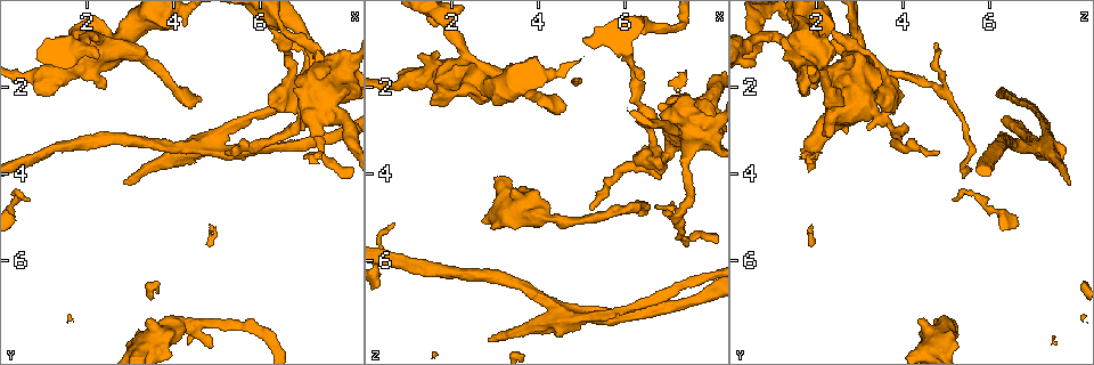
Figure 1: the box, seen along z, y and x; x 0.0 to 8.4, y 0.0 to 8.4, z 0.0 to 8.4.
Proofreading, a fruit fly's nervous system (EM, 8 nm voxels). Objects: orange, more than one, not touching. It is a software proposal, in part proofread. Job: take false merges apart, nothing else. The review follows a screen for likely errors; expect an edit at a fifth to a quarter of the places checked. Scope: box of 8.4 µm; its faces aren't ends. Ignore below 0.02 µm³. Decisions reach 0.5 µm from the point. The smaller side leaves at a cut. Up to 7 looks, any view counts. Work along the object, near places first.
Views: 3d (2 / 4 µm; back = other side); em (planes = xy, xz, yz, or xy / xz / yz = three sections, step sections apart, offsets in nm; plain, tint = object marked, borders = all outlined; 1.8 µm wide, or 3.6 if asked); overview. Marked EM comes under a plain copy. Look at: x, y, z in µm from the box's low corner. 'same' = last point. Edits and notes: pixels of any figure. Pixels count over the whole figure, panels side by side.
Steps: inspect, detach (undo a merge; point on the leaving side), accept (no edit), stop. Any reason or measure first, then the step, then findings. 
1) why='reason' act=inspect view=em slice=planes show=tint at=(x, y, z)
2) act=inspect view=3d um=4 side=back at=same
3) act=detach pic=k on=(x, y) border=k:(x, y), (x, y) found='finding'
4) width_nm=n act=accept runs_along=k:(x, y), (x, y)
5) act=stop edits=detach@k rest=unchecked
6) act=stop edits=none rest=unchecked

why='calibre changes' act=inspect view=3d um=4 at=(2.25, 0.90, 1.50)

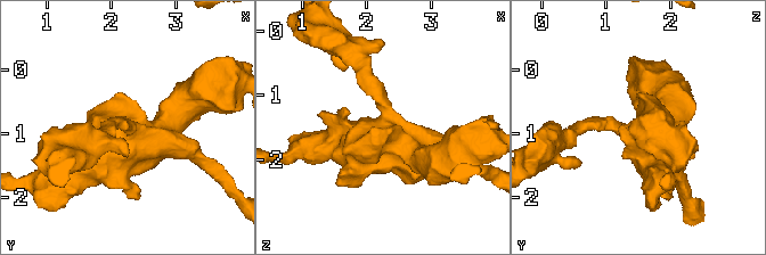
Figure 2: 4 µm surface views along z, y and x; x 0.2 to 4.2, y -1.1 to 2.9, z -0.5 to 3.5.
why='shape alone is not enough' act=inspect view=em um=3.6 slice=planes show=tint at=(2.30, 0.95, 1.55)

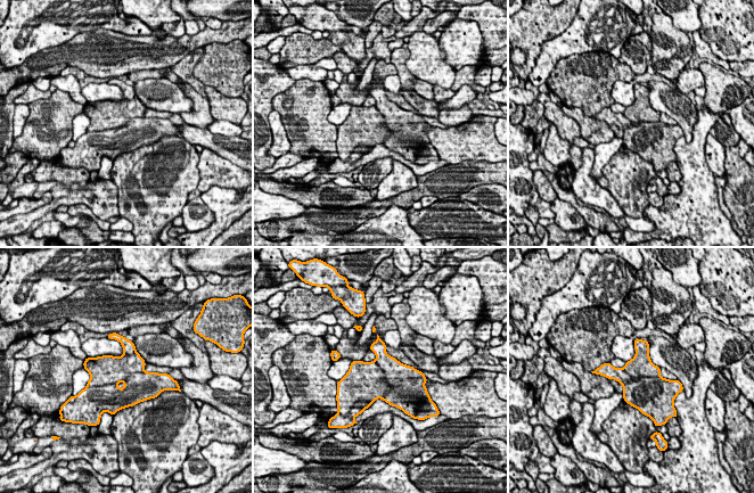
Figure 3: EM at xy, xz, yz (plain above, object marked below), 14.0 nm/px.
width_nm=550 act=accept found='one neuron here'

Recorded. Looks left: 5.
why='thin arm on a thick one' act=inspect view=em slice=planes show=tint at=(7.05, 2.75, 3.55)

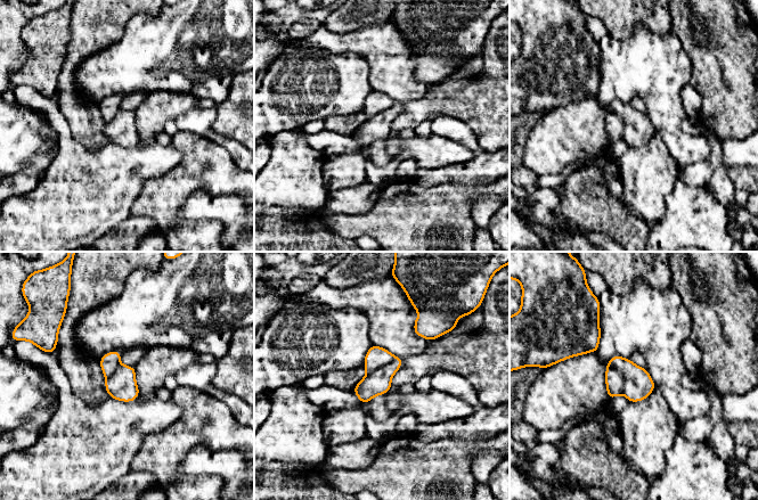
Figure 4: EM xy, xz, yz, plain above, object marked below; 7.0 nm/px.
width_nm=220 act=detach pic=4 on=(638, 385) found='a second neuron is stuck on'

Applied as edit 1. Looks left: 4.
why='three-way junction' act=inspect view=em slice=planes show=tint at=(4.75, 3.30, 7.35)

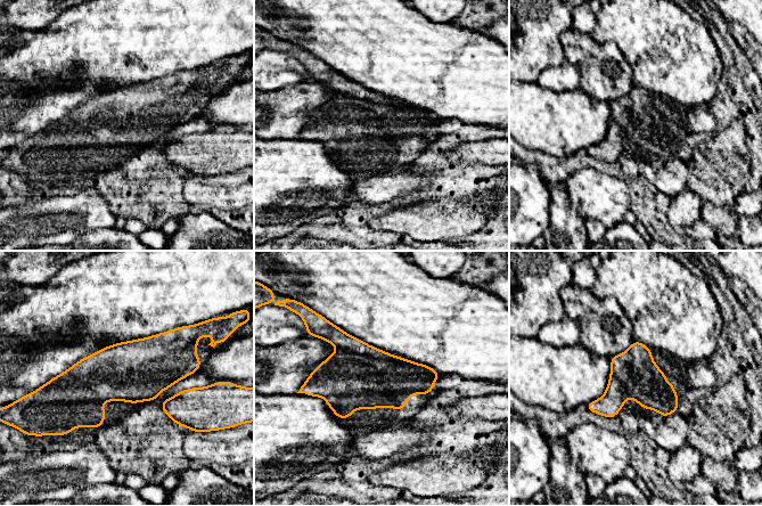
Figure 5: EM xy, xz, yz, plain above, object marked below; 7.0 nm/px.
act=detach pic=5 on=(347, 381) border=5:(338, 349), (384, 359), (406, 360) found='two neurons meet here'

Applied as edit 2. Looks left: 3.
act=stop edits=detach@4,detach@5 rest=unchecked

